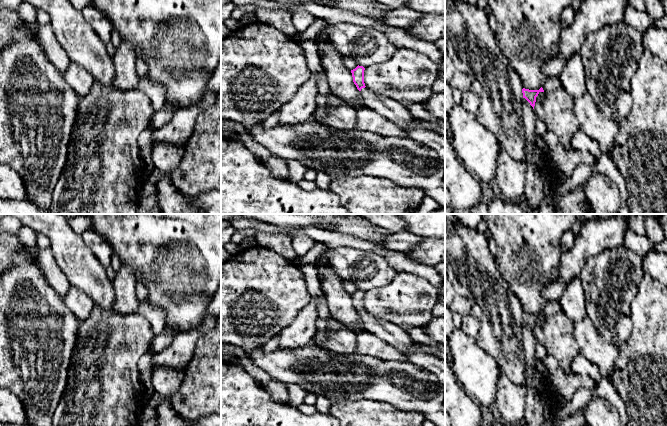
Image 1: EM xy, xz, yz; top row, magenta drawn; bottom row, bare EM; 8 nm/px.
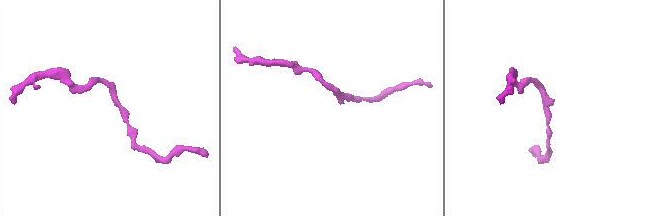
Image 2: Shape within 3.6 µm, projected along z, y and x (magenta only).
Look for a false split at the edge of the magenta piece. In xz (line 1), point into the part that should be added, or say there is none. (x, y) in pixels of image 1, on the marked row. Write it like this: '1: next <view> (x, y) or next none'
1: next xz (394, 111)

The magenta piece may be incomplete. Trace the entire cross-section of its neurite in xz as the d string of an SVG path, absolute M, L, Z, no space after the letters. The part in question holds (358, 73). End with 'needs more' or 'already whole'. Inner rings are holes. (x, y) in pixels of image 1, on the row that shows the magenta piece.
M358 65L351 70L351 73L353 82L360 91L365 106L405 129L409 138L432 148L439 158L445 162L445 139L439 134L420 126L409 110L401 103L367 89L364 83L364 70L363 66Z | needs more

